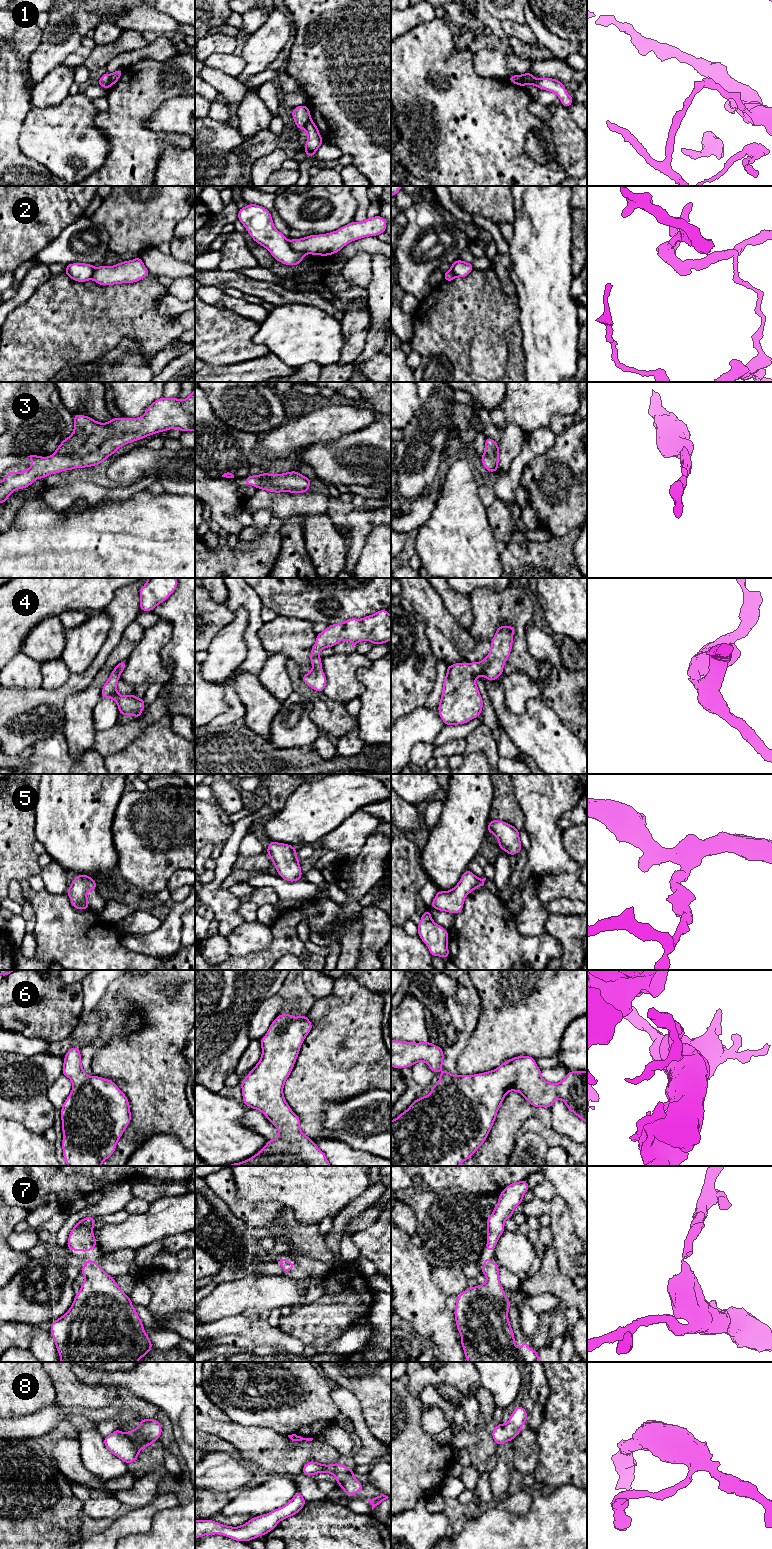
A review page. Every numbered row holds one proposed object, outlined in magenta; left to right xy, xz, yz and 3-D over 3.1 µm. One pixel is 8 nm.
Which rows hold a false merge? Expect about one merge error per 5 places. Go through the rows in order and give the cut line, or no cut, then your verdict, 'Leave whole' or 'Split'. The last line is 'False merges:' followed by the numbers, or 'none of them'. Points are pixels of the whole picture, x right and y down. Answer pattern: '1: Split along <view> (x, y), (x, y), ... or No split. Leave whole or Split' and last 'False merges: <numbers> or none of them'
1: Split along xy (109, 75), (112, 84). Split
2: Split along xz (287, 242), (294, 250), (305, 253). Split
3: No split. Leave whole
4: No split. Leave whole
5: No split. Leave whole
6: No split. Leave whole
7: No split. Leave whole
8: No split. Leave whole
False merges: 1, 2

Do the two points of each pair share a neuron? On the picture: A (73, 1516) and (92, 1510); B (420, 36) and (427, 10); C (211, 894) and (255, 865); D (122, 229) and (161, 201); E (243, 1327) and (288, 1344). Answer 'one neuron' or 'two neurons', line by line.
A: two neurons
B: two neurons
C: two neurons
D: one neuron
E: one neuron

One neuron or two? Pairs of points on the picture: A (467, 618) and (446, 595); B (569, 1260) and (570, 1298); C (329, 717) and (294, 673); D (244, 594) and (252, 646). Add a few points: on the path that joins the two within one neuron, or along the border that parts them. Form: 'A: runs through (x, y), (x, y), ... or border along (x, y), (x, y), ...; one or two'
A: runs through (462, 612), (452, 601); one
B: border along (556, 1256), (558, 1269), (573, 1280); two
C: runs through (322, 706), (300, 684); one
D: runs through (253, 607), (252, 633); one

